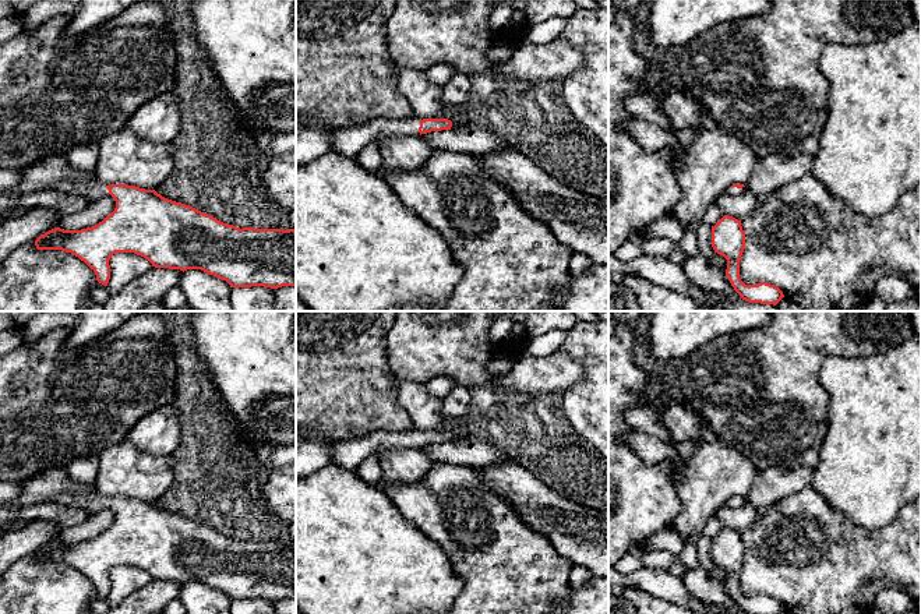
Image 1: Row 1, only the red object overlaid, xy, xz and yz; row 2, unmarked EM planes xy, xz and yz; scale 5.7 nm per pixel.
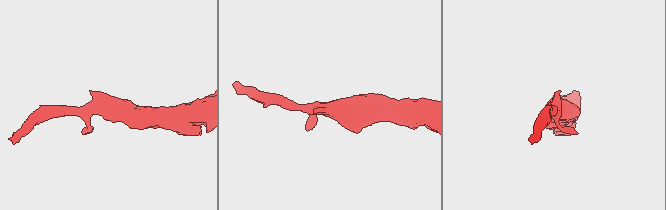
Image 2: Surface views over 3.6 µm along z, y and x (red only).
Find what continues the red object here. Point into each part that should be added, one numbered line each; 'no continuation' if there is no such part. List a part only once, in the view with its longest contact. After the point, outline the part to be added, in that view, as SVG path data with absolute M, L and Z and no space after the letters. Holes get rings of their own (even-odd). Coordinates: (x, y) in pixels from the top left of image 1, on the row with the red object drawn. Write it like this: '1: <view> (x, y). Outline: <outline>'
1: xz (349, 141). Outline: M413 114L402 120L377 117L347 128L331 126L320 119L296 116L296 128L322 128L328 131L332 151L349 158L356 158L366 145L385 134L420 135L419 127L420 119Z

